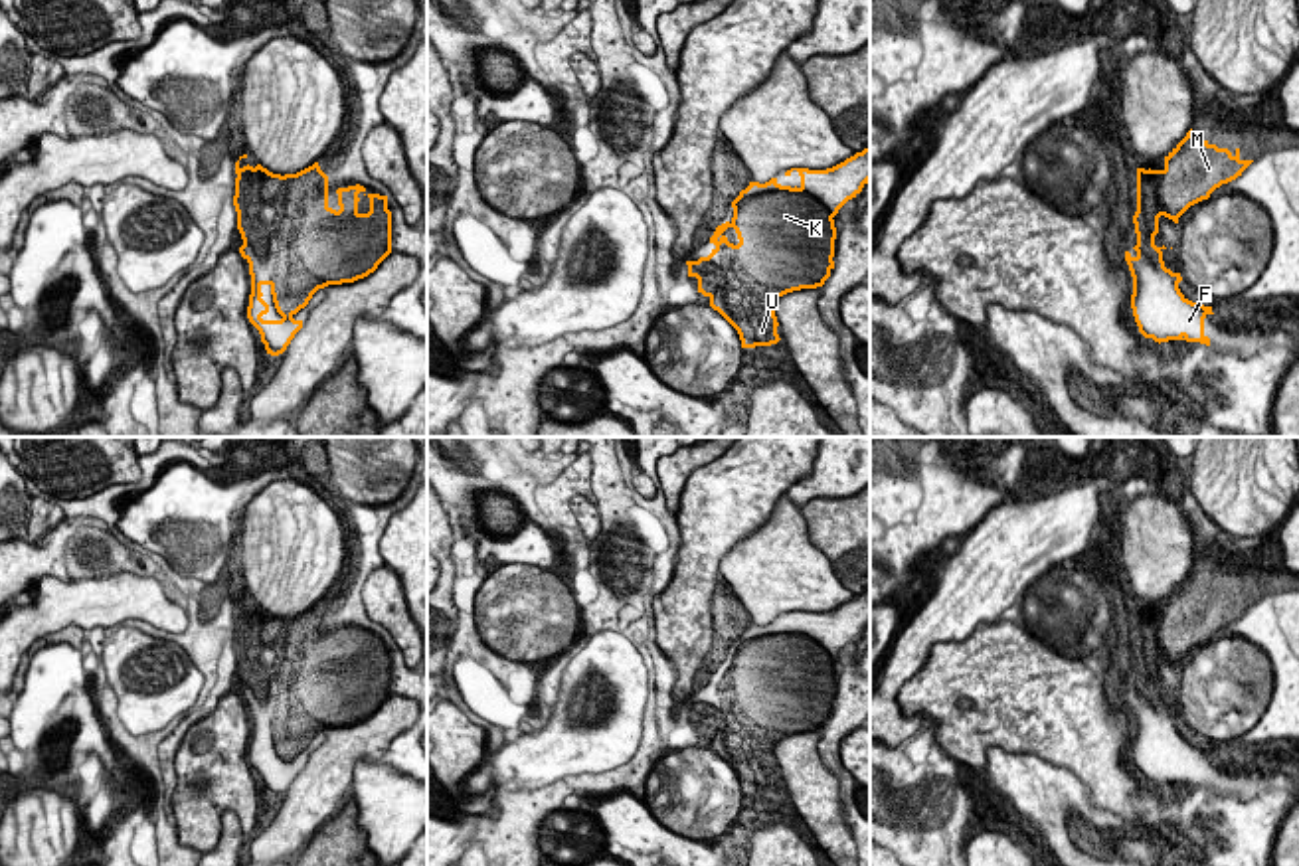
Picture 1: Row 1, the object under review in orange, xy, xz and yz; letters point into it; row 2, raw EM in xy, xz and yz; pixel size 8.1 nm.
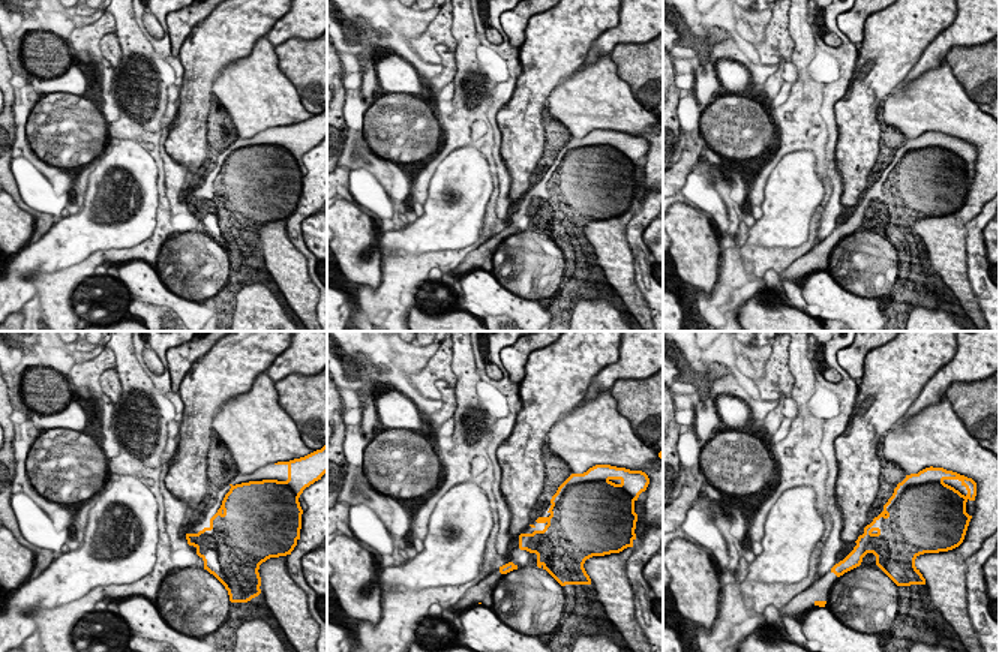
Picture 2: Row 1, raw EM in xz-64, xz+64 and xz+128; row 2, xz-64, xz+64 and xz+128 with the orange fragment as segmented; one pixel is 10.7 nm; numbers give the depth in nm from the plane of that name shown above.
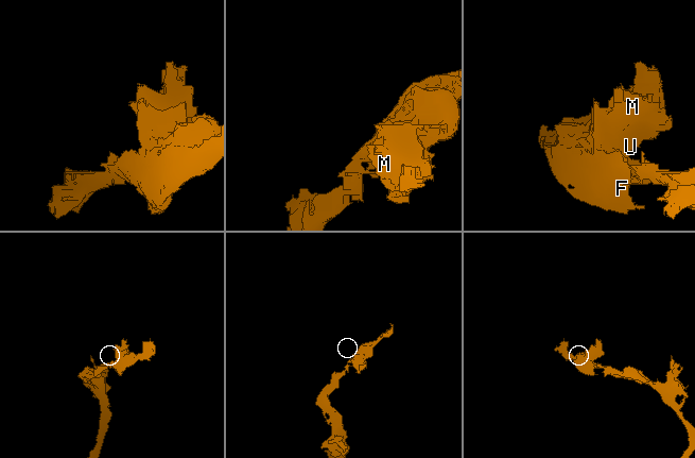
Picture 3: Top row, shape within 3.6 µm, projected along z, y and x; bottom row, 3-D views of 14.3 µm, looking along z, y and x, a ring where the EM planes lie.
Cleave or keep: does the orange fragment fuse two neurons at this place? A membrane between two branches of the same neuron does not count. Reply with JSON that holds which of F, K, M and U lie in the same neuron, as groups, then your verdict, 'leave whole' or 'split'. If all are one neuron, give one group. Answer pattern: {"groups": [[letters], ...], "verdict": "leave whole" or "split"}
{"groups": [["F", "K", "M", "U"]], "verdict": "leave whole"}

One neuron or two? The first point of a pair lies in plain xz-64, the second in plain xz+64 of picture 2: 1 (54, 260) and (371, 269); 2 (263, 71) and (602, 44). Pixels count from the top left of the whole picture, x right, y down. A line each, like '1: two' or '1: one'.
1: two
2: two

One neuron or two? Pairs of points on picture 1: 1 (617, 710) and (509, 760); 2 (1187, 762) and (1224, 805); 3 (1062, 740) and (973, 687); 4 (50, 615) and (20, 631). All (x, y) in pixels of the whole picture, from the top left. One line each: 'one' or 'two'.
1: one
2: two
3: one
4: one

